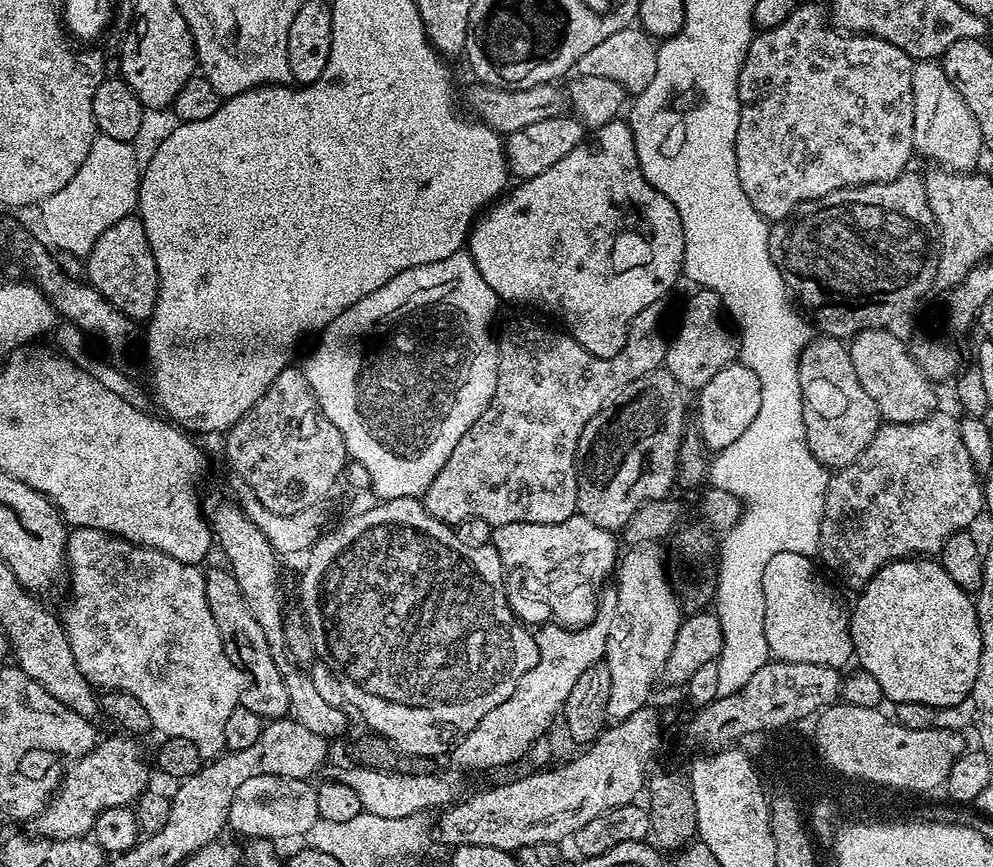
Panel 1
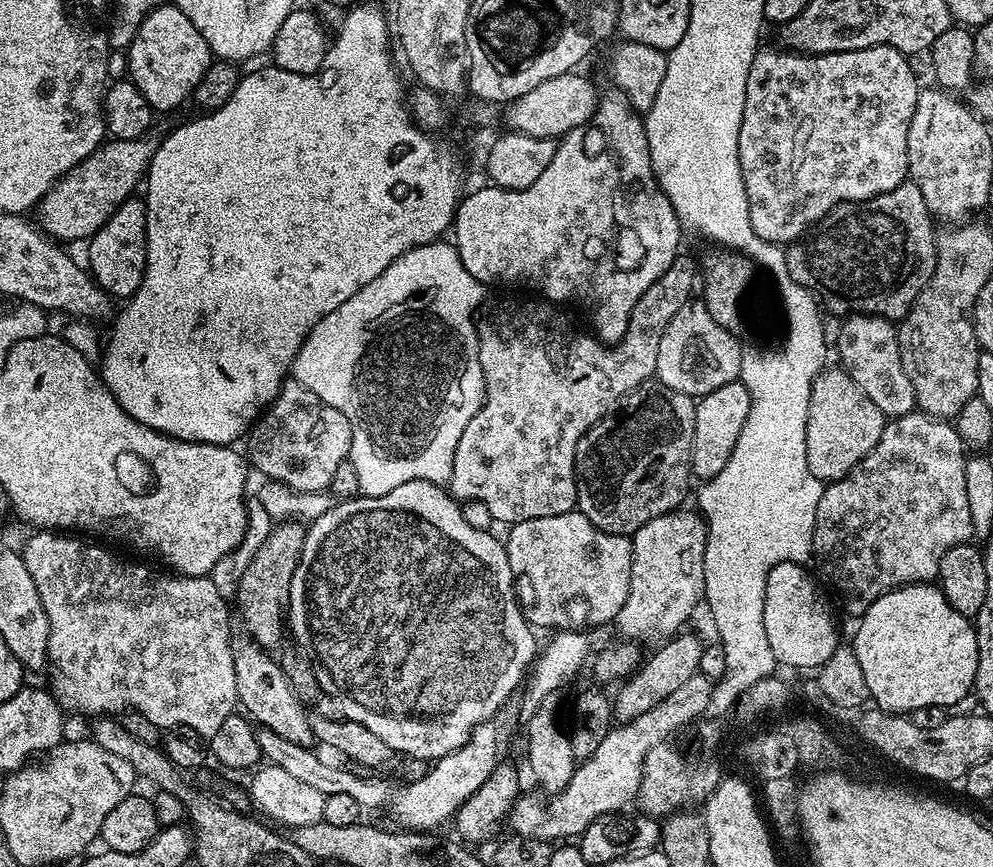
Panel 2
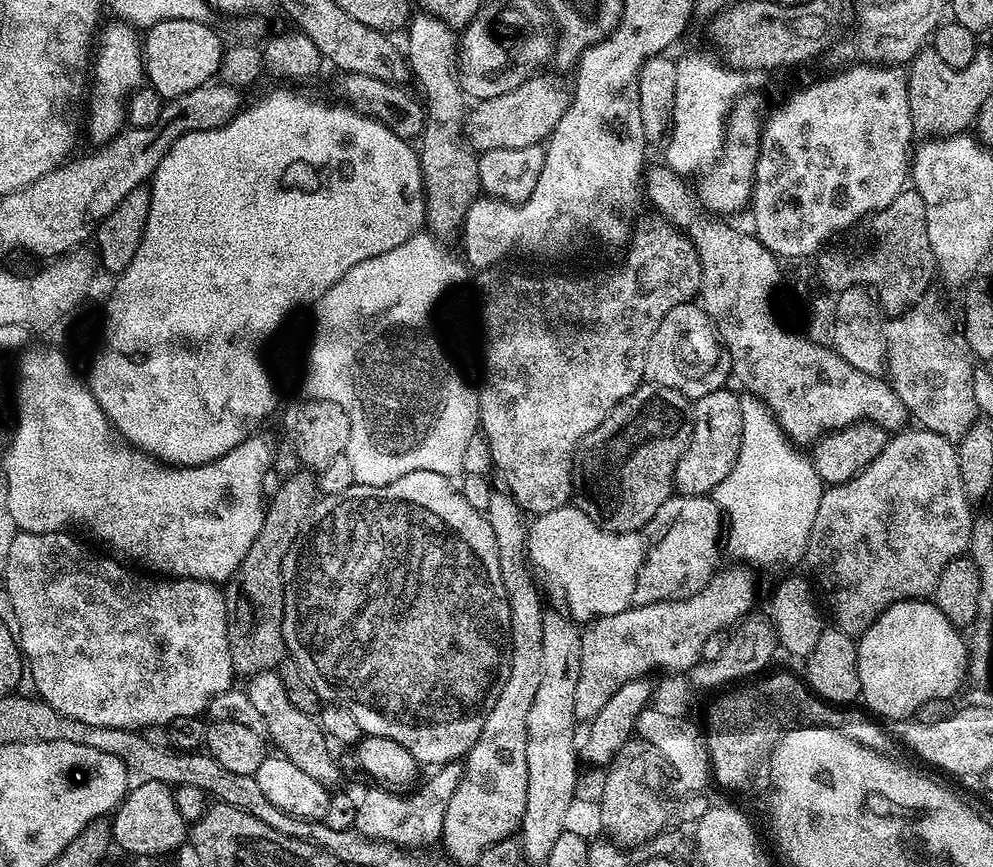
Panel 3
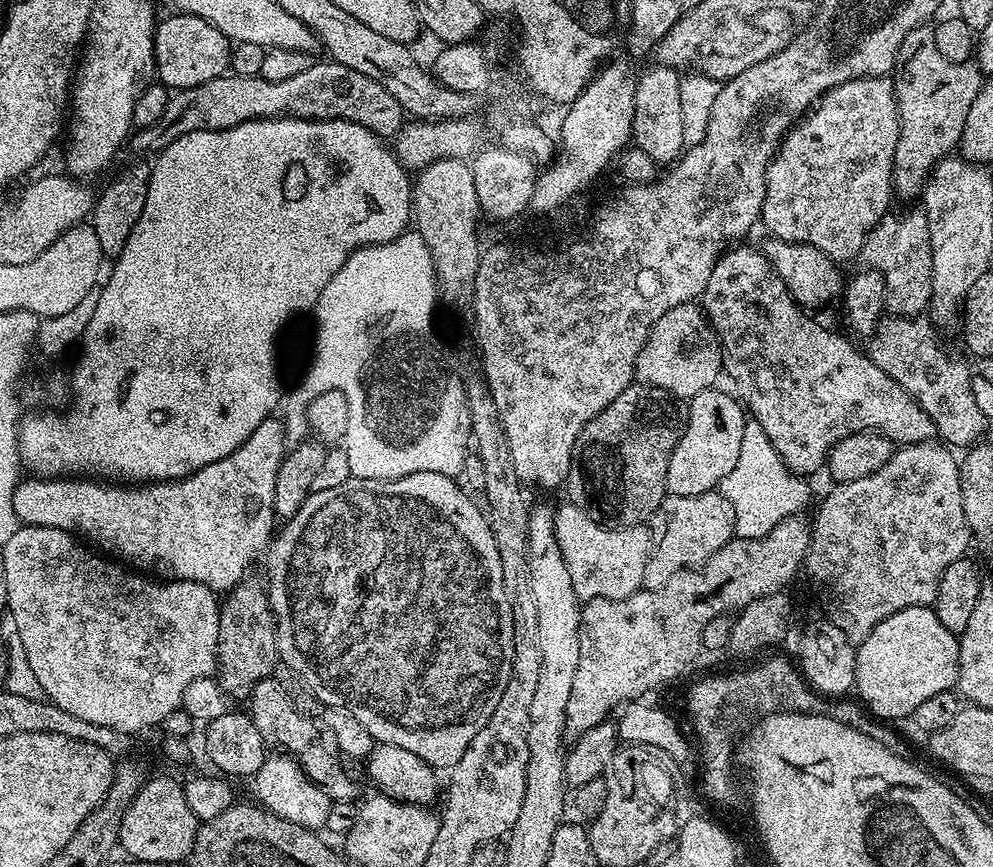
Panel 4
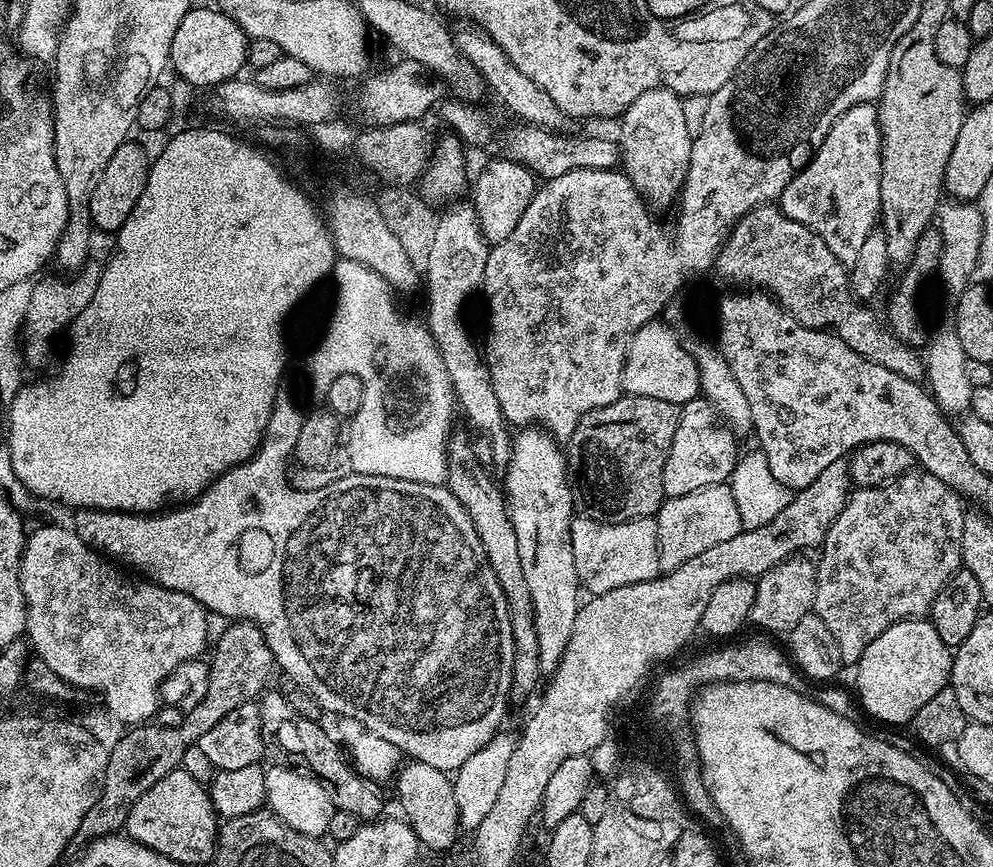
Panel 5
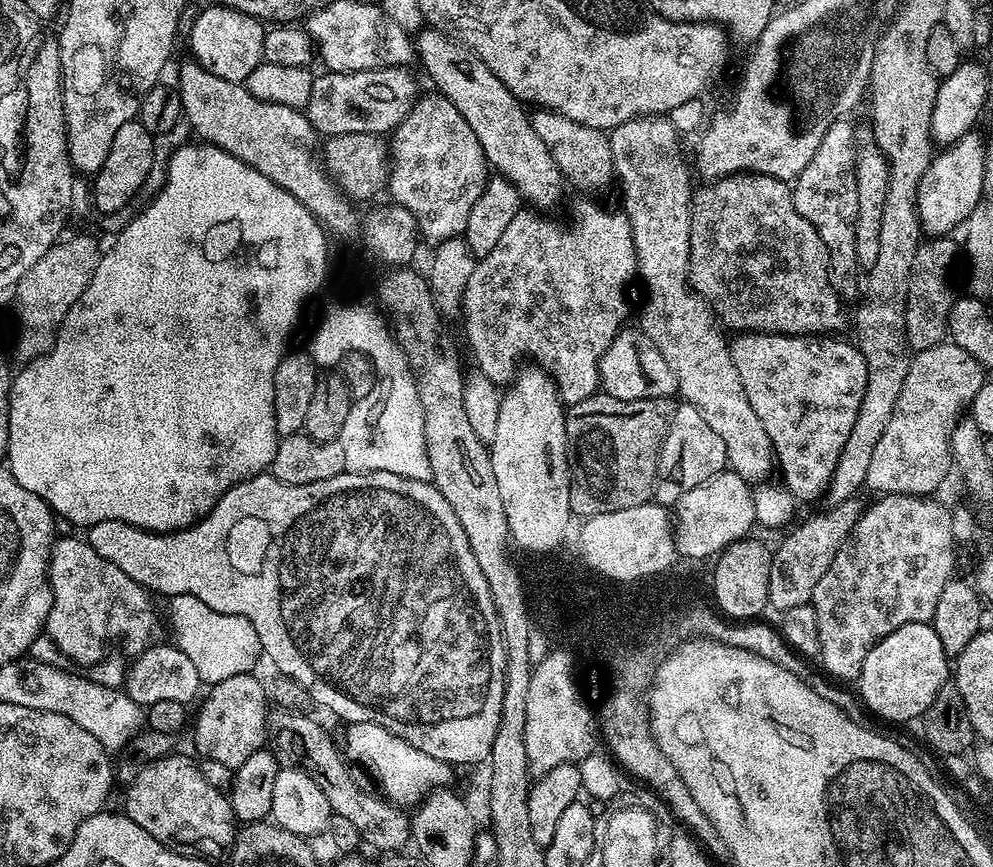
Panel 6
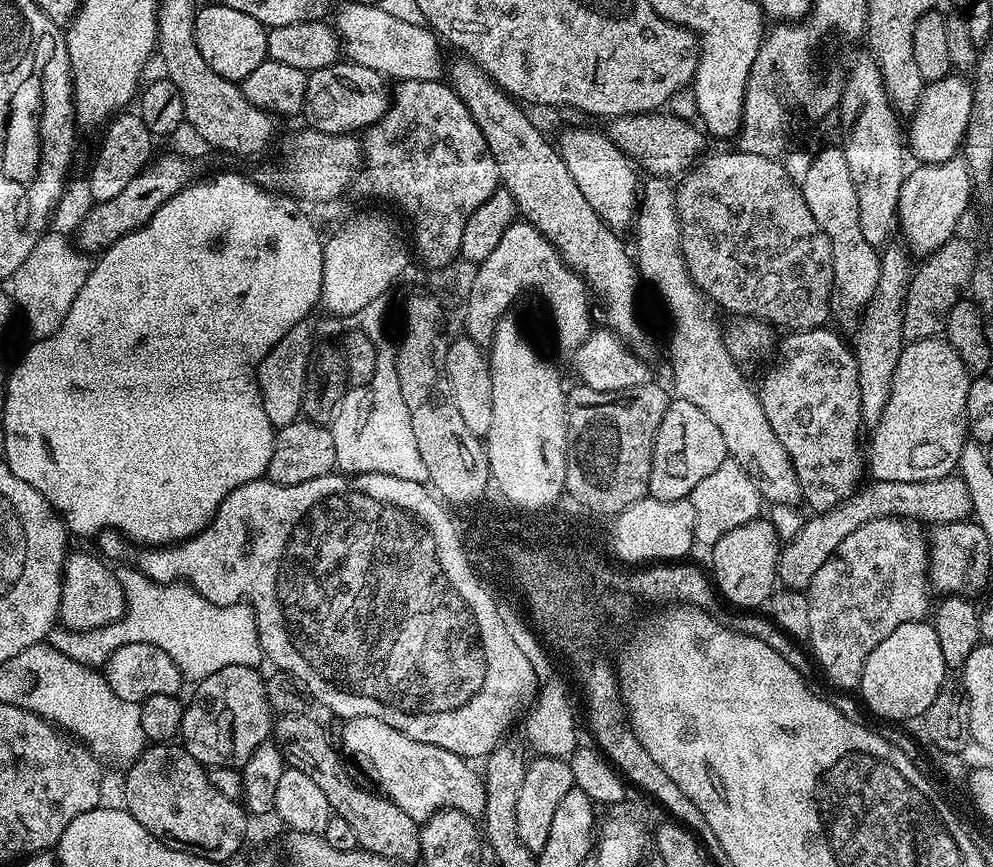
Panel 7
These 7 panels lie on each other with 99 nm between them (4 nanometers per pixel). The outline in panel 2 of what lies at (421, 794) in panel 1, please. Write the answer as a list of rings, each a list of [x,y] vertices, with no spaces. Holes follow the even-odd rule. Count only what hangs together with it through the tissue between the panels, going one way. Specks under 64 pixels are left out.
[[[261,727],[256,734],[258,738],[261,757],[267,762],[278,766],[280,769],[289,771],[294,778],[300,779],[303,783],[308,783],[314,790],[318,790],[324,797],[334,794],[347,794],[354,798],[361,809],[384,807],[389,803],[392,796],[391,783],[385,778],[366,778],[358,776],[344,768],[334,766],[324,762],[312,748],[288,742],[280,735],[274,734],[269,728]]]

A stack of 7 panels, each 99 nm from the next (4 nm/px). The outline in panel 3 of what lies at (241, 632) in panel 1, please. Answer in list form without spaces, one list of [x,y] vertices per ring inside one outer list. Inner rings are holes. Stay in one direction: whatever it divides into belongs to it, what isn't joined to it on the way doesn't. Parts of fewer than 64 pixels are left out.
[[[279,671],[259,672],[247,677],[246,691],[250,702],[262,713],[262,722],[266,722],[267,739],[277,744],[279,755],[284,756],[294,766],[301,768],[314,782],[322,782],[326,786],[336,786],[340,780],[340,768],[332,757],[333,749],[325,739],[320,739],[321,727],[313,717],[300,715],[294,702],[290,702],[290,694],[286,694],[286,686],[282,686]]]

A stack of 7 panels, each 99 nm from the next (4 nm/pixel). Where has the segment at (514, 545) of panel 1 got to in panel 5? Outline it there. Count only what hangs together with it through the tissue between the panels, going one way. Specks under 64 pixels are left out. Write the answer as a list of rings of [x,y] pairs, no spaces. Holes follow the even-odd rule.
[[[583,514],[577,515],[572,521],[572,549],[576,576],[592,594],[634,582],[646,582],[661,575],[658,530],[651,516],[609,524]]]

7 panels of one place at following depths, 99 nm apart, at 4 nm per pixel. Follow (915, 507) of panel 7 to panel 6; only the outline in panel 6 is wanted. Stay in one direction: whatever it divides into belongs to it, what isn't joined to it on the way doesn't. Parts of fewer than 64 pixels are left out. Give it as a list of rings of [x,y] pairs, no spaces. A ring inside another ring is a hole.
[[[853,498],[829,507],[825,516],[817,520],[806,520],[794,529],[784,541],[772,552],[770,566],[770,594],[768,603],[777,613],[783,614],[794,606],[809,603],[814,594],[814,586],[822,579],[822,574],[830,570],[830,562],[834,562],[834,554],[838,554],[841,544],[847,540],[852,528],[860,520],[862,504]]]

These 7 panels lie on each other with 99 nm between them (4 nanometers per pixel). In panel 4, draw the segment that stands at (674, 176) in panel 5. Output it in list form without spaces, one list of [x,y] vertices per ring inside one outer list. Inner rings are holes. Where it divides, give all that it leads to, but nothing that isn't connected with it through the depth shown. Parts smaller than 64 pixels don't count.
[[[655,67],[636,80],[632,140],[635,147],[644,151],[657,165],[664,166],[668,163],[671,165],[686,148],[682,134],[682,76],[675,68]]]

